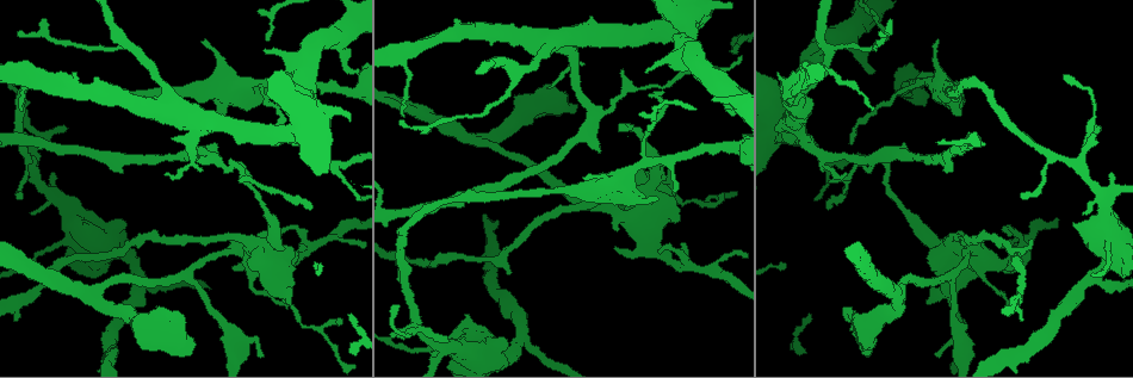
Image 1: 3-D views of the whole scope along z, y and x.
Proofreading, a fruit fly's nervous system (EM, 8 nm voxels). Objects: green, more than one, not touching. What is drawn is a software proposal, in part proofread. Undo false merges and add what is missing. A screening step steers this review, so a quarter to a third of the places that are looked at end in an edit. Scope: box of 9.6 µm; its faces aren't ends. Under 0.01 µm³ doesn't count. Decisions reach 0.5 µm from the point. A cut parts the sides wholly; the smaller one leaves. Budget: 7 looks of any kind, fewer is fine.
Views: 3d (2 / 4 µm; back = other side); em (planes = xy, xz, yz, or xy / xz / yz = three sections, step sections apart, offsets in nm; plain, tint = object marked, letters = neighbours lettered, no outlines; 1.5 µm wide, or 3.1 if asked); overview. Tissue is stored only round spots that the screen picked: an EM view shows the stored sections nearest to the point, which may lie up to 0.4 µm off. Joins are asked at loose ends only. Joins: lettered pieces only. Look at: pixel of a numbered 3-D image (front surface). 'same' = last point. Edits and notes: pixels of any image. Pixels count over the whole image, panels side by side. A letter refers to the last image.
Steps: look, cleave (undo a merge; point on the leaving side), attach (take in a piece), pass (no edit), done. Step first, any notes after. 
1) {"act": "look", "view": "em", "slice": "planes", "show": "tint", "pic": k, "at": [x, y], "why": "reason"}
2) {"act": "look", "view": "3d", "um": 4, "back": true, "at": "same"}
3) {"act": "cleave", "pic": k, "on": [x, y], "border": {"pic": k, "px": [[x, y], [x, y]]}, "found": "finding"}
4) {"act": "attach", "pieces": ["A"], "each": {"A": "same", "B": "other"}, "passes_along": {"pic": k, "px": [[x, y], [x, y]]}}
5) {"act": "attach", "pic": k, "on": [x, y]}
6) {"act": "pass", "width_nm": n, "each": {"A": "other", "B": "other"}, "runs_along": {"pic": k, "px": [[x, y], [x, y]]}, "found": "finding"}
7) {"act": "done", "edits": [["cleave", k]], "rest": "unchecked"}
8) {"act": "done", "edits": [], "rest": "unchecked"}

{"act": "look", "view": "em", "slice": "planes", "show": "letters", "pic": 1, "at": [1071, 166], "why": "a fork"}

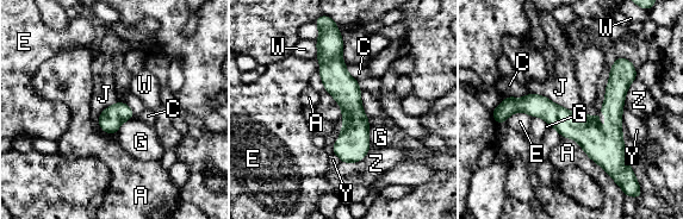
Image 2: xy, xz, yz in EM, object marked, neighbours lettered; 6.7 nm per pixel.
{"act": "pass", "each": {"A": "other", "C": "other", "E": "other", "G": "other", "J": "other", "W": "other", "Y": "other", "Z": "other"}, "border": {"pic": 2, "px": [[560, 136], [575, 139], [626, 195]]}, "found": "continuous, no second neuron"}

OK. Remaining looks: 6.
{"act": "look", "view": "em", "slice": "planes", "show": "letters", "pic": 1, "at": [13, 318], "why": "thin end"}

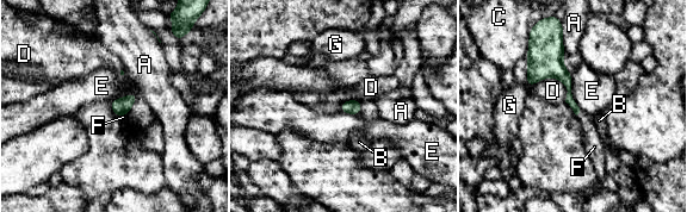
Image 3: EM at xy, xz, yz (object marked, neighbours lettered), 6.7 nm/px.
{"act": "attach", "pieces": ["F"], "each": {"A": "other", "B": "other", "C": "other", "D": "other", "E": "other", "F": "same", "G": "other"}, "passes_along": {"pic": 3, "px": [[565, 78], [579, 112], [594, 145]]}, "found": "it goes on there"}

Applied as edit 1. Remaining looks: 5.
{"act": "look", "view": "3d", "um": 2, "back": true, "pic": 1, "at": [672, 191], "why": "an open end"}

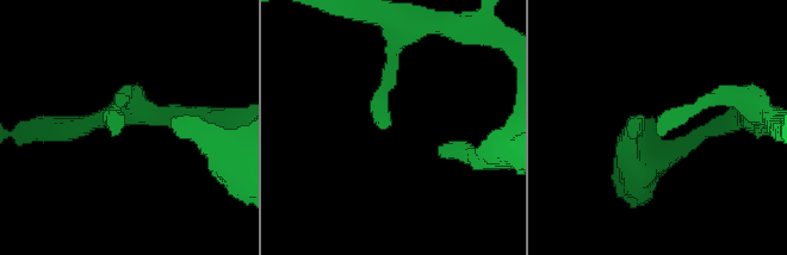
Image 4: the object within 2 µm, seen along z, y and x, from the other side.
{"act": "look", "view": "em", "slice": "xz", "step": 8, "show": "letters", "pic": 4, "at": [385, 127]}

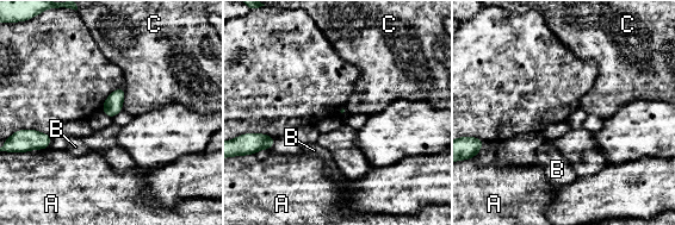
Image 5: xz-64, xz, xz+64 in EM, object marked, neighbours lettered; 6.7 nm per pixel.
{"act": "look", "view": "em", "slice": "planes", "show": "letters", "at": "same", "why": "cut it another way"}

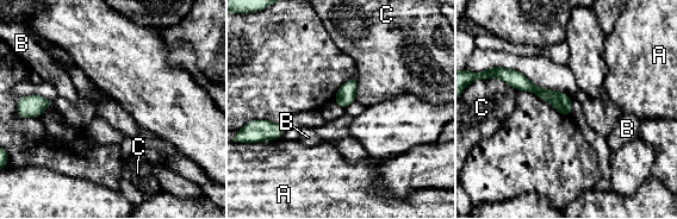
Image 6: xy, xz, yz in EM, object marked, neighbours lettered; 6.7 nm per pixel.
{"act": "pass", "each": {"A": "other", "B": "other", "C": "other"}, "found": "no lettered piece goes on from it"}

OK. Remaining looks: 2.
{"act": "done", "edits": [["attach", 3]], "rest": "unchecked"}

